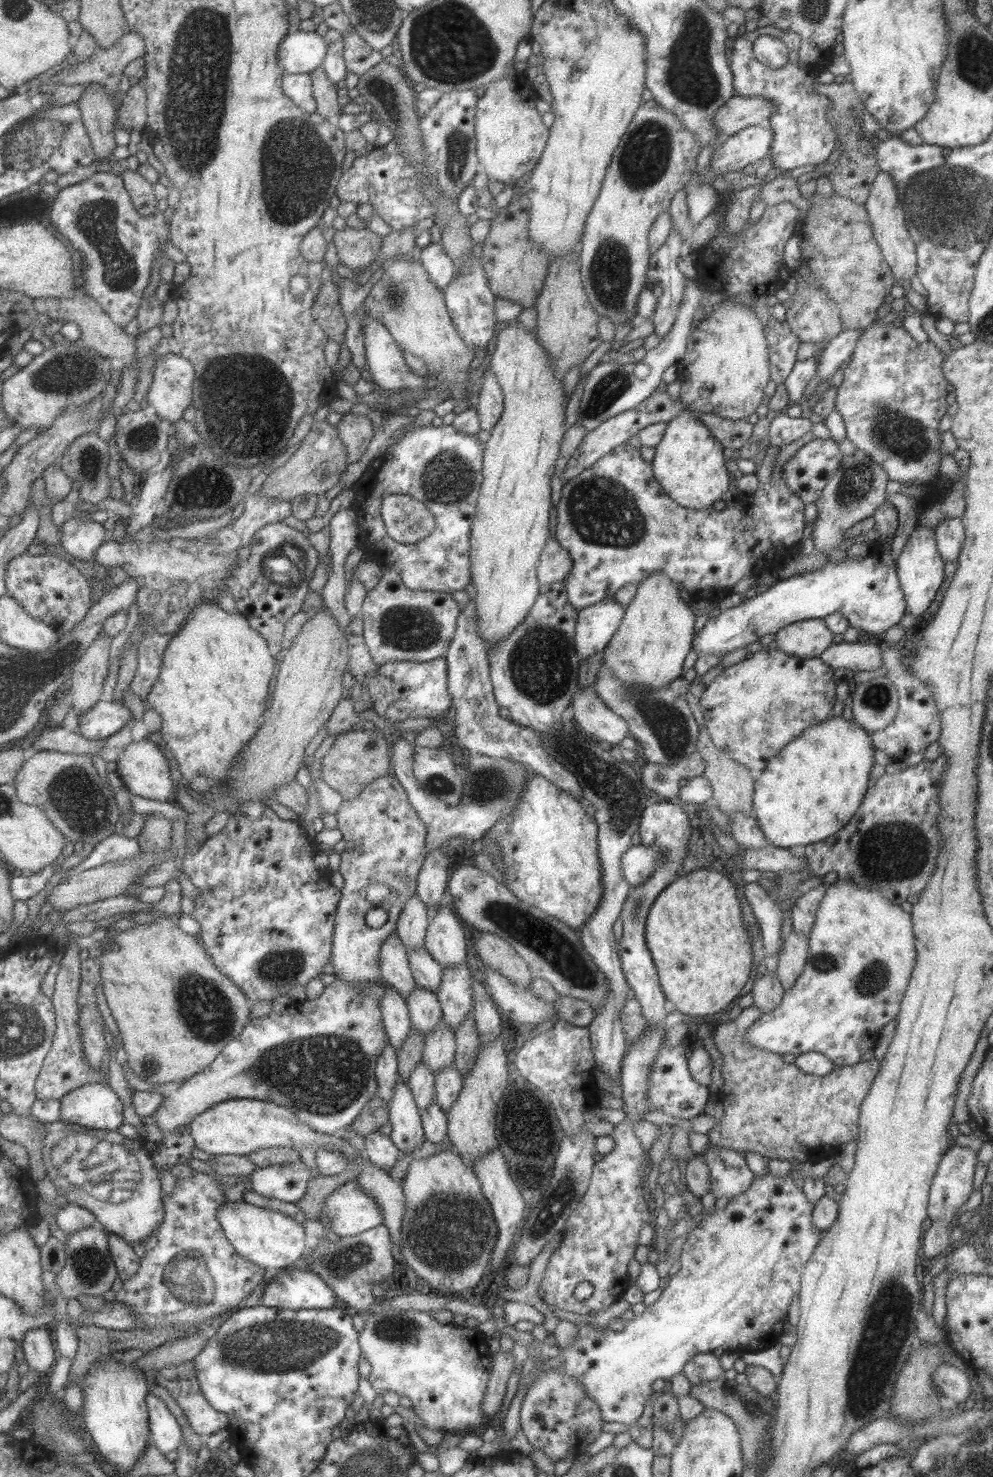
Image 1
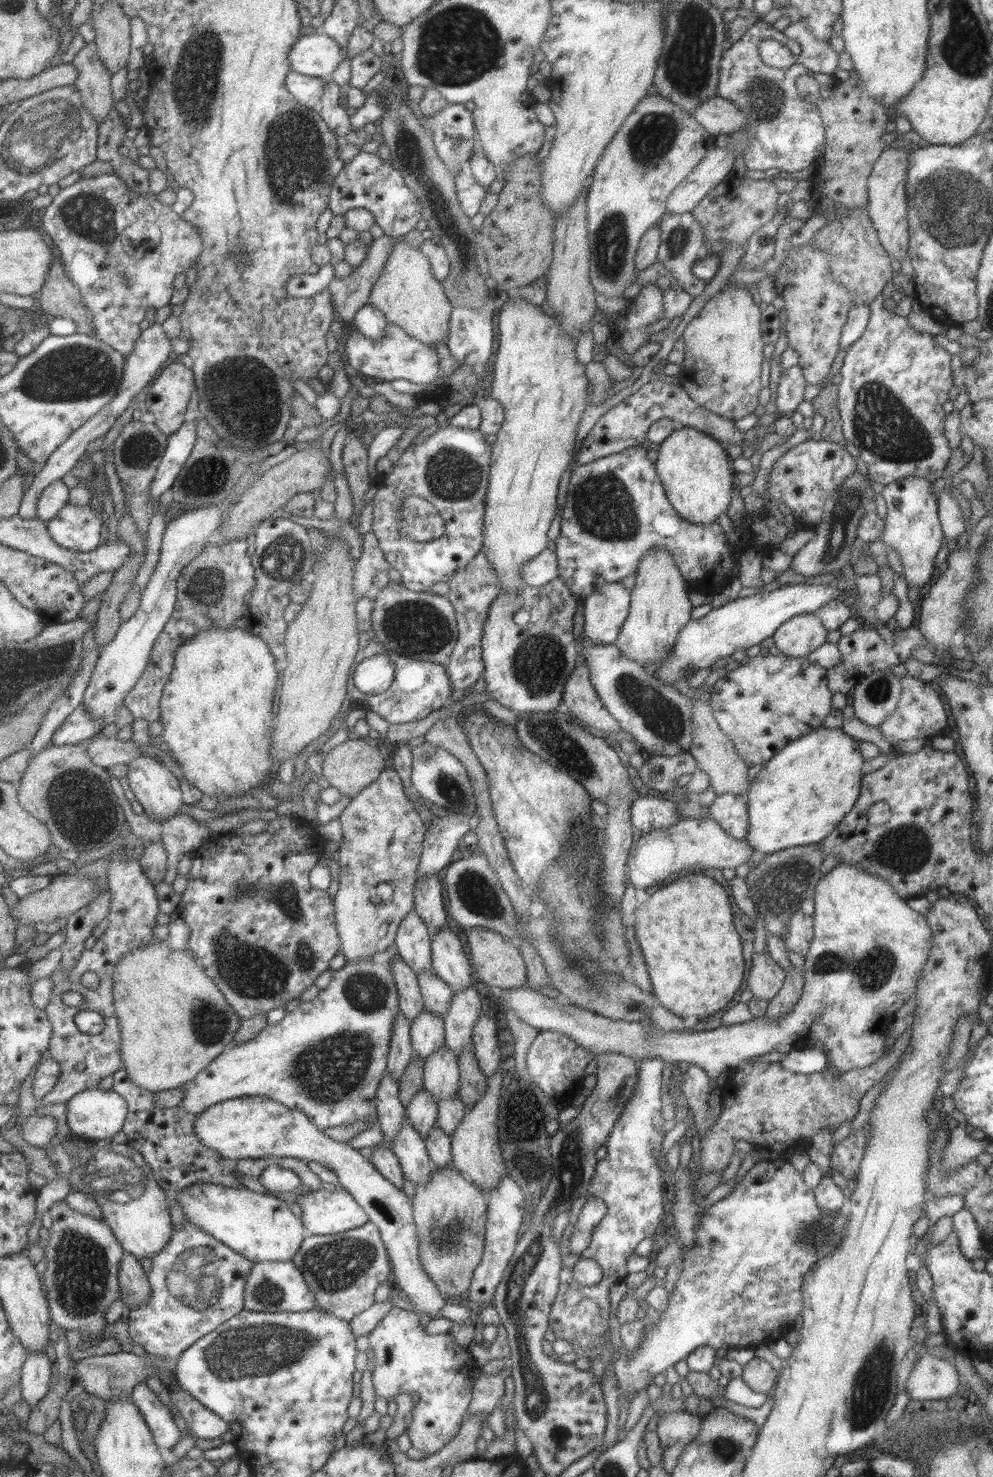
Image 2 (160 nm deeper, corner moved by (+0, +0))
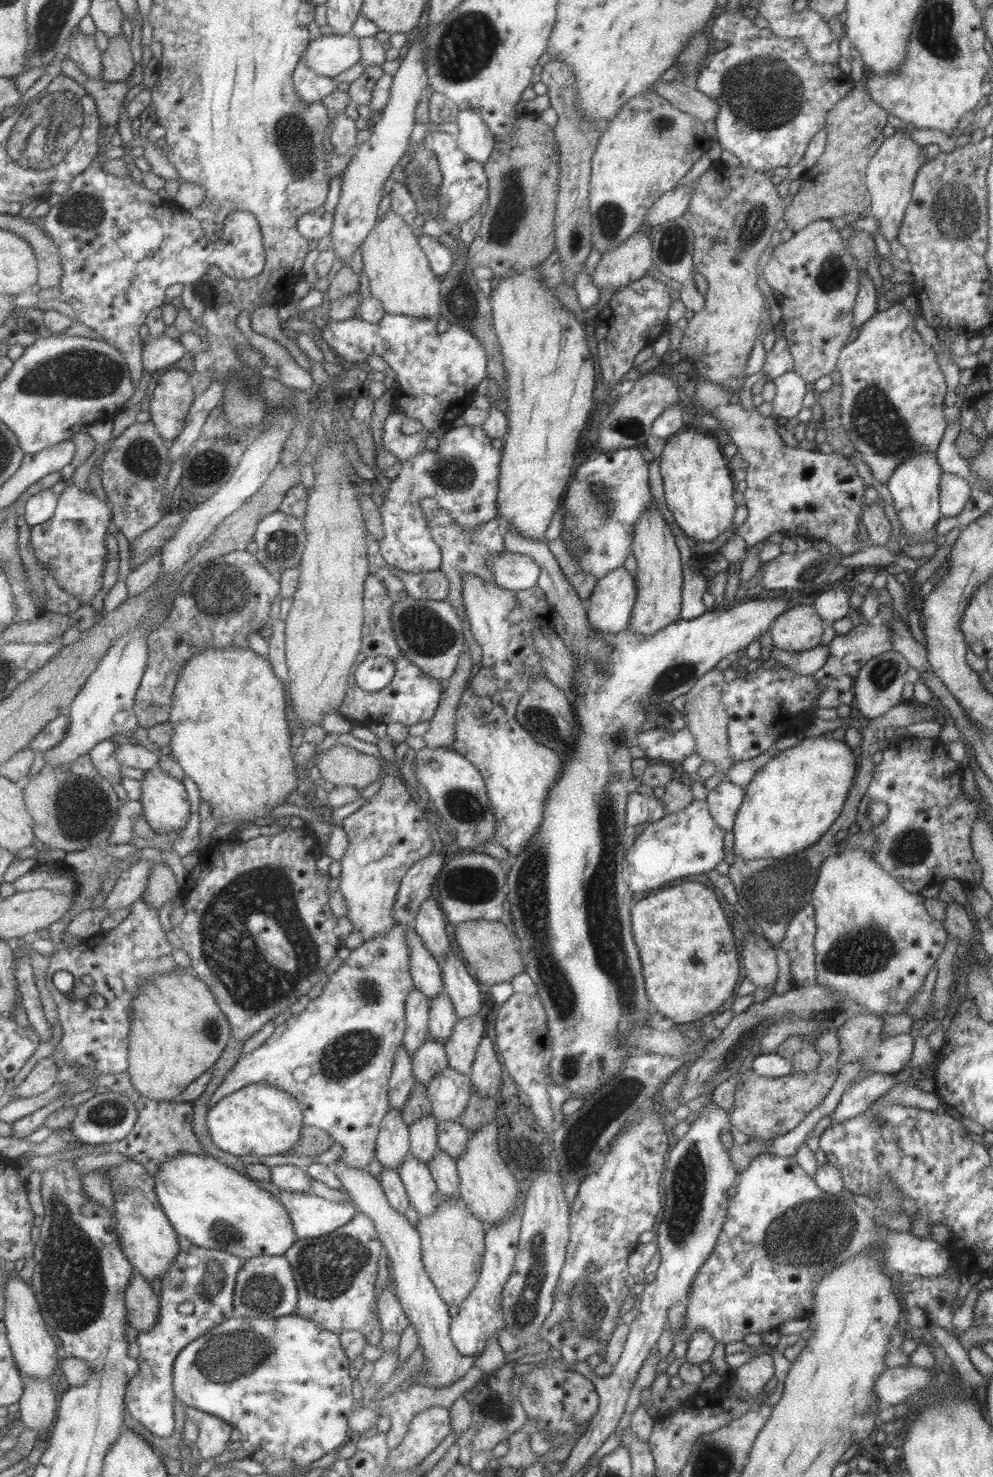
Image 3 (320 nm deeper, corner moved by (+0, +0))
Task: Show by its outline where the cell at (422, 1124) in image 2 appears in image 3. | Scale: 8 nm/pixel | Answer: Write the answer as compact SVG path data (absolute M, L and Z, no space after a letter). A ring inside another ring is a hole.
M423 1115L408 1128L409 1151L419 1163L427 1165L438 1150L436 1142L437 1120L432 1115Z

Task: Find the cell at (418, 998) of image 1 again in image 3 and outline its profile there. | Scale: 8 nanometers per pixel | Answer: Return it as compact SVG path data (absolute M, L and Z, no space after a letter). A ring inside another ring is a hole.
M427 1036L411 1058L414 1081L429 1085L433 1076L441 1073L448 1064L444 1044Z

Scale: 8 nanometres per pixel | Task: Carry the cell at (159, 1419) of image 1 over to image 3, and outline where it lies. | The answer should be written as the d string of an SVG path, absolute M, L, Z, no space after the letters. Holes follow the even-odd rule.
M191 1245L189 1251L178 1252L172 1266L160 1279L159 1317L153 1328L138 1330L139 1372L131 1379L125 1398L129 1418L138 1421L149 1436L165 1438L173 1432L171 1364L174 1364L183 1347L193 1343L216 1324L234 1316L232 1290L237 1271L243 1263L244 1259L222 1250ZM182 1302L193 1303L191 1314L181 1315L177 1311L177 1306Z

